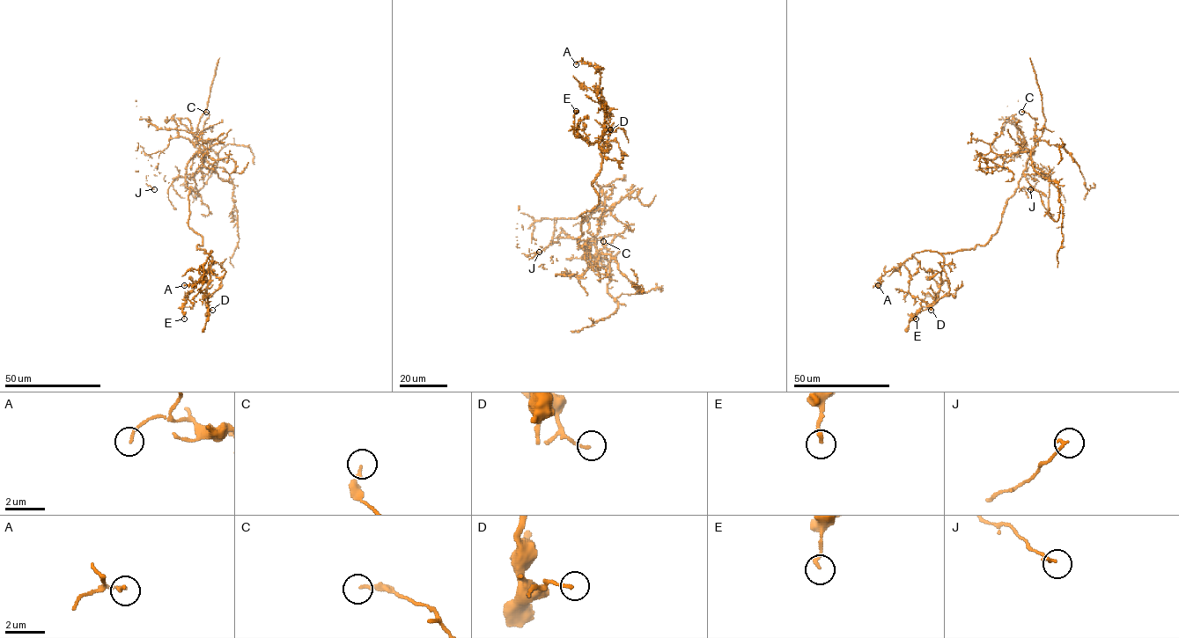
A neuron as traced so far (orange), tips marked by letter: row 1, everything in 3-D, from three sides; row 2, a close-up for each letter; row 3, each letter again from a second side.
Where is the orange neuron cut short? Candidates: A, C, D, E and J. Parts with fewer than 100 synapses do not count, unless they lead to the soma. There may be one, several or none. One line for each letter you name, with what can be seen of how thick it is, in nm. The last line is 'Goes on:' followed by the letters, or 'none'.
Goes on: none

